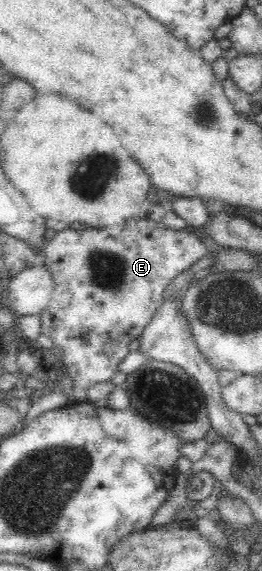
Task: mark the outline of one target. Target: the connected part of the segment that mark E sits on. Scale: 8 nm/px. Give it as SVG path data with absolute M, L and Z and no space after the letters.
M134 218L124 225L110 228L71 226L58 231L47 241L39 255L41 264L50 272L54 290L50 303L39 313L41 333L50 337L63 351L61 361L68 368L68 392L72 401L86 402L87 391L97 383L110 380L118 371L118 363L128 353L128 343L137 339L142 329L163 305L163 293L174 277L208 253L198 236L187 231L172 231L150 218Z

